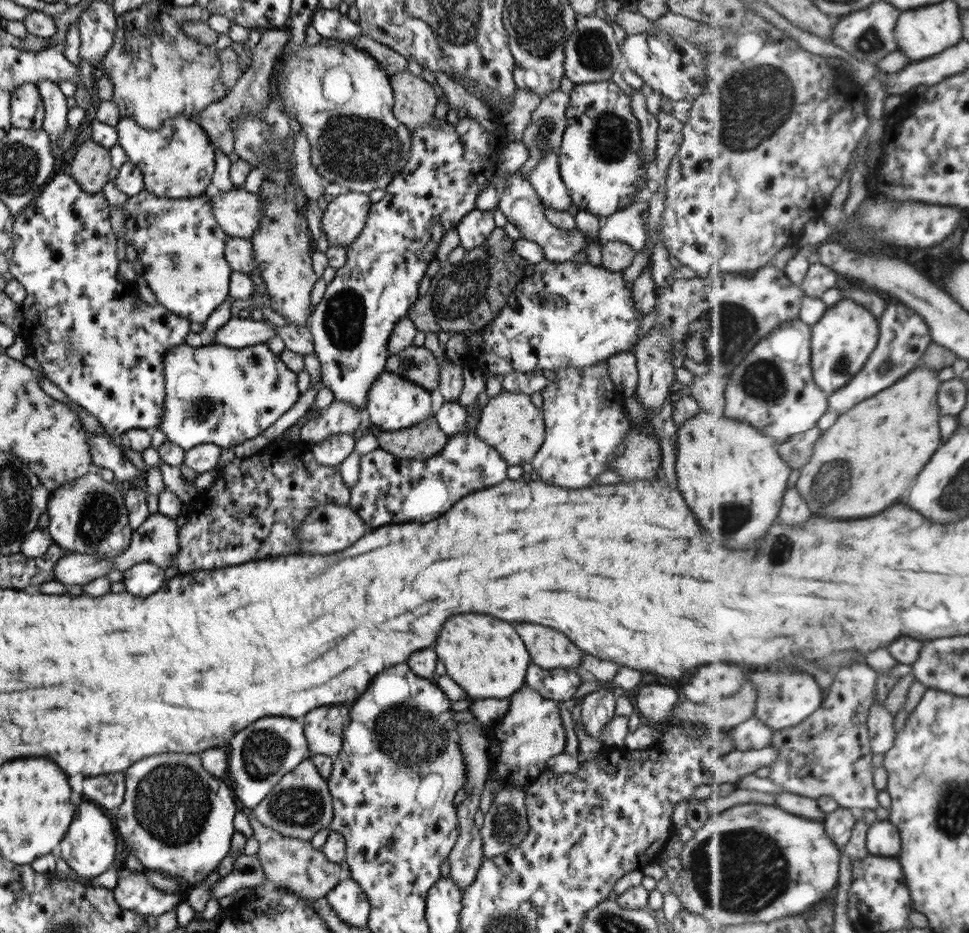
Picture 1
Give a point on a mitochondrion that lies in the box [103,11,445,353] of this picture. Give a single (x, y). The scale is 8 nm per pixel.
(360, 149)

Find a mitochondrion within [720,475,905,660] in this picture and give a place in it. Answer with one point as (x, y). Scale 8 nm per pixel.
(781, 548)

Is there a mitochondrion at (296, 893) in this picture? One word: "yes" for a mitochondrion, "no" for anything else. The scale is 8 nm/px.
no

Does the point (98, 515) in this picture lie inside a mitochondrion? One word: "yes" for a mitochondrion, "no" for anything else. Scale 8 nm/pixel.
yes

